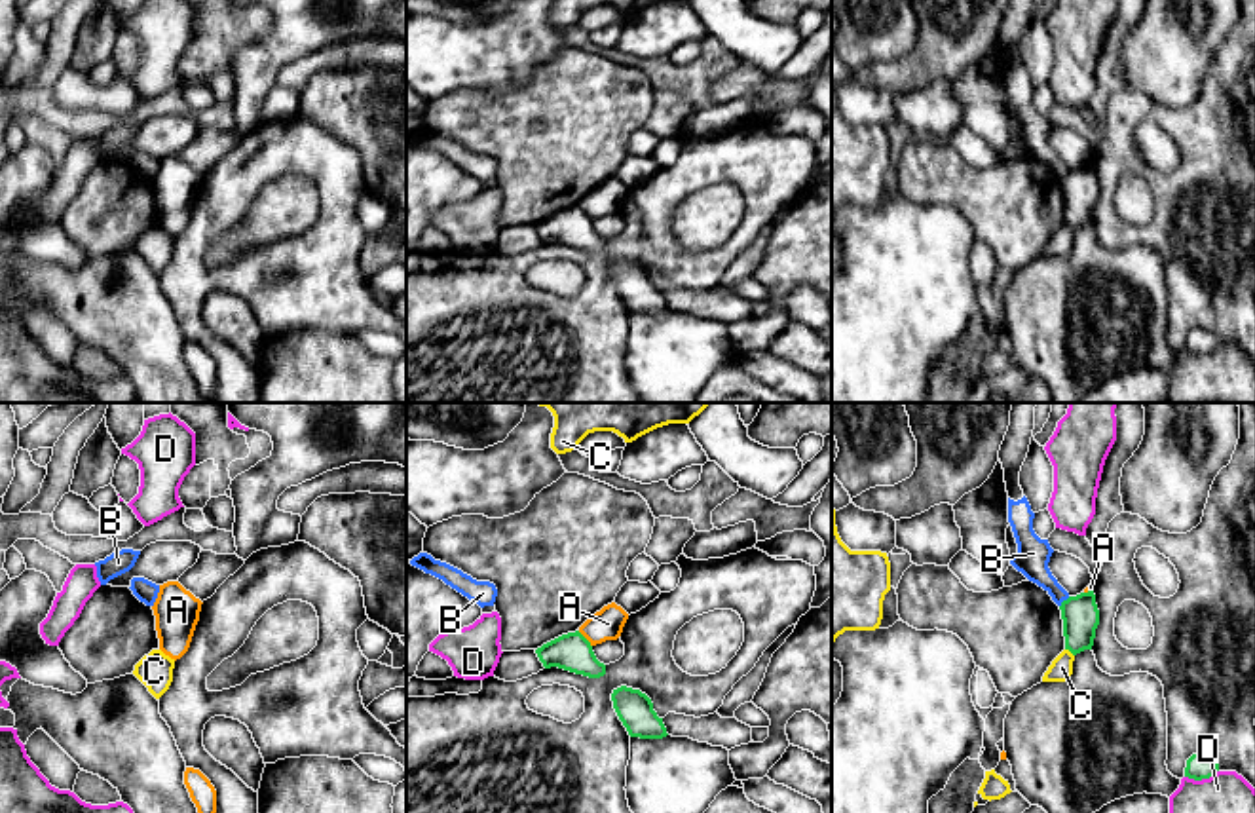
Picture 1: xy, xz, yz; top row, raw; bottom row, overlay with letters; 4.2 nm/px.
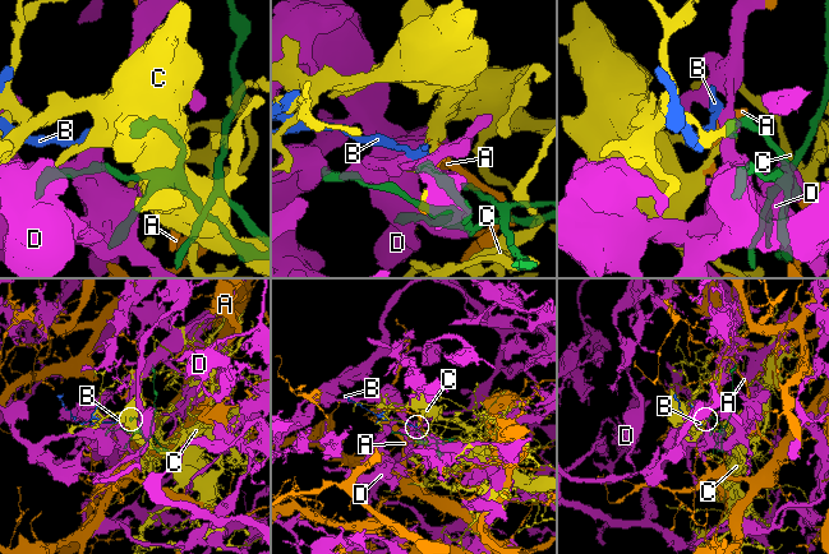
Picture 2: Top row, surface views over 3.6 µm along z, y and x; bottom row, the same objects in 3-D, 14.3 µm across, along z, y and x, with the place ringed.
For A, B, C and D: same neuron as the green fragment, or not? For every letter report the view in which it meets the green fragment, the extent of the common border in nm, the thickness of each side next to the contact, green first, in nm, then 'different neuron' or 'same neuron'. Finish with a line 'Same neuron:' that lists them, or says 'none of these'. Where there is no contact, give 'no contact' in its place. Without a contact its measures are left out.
A: xz | 90 nm | 160/130 nm | different neuron
B: yz | 60 nm | 160/140 nm | same neuron
C: yz | 50 nm | 160/100 nm | different neuron
D: yz | 150 nm | 110/360 nm | different neuron
Same neuron: B

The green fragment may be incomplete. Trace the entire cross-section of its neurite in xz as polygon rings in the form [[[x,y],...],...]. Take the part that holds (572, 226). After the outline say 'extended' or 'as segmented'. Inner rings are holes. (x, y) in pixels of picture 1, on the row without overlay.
[[[579,205],[543,218],[535,228],[545,243],[558,241],[589,253],[606,249],[606,239],[596,234],[590,217]]]; as segmented

